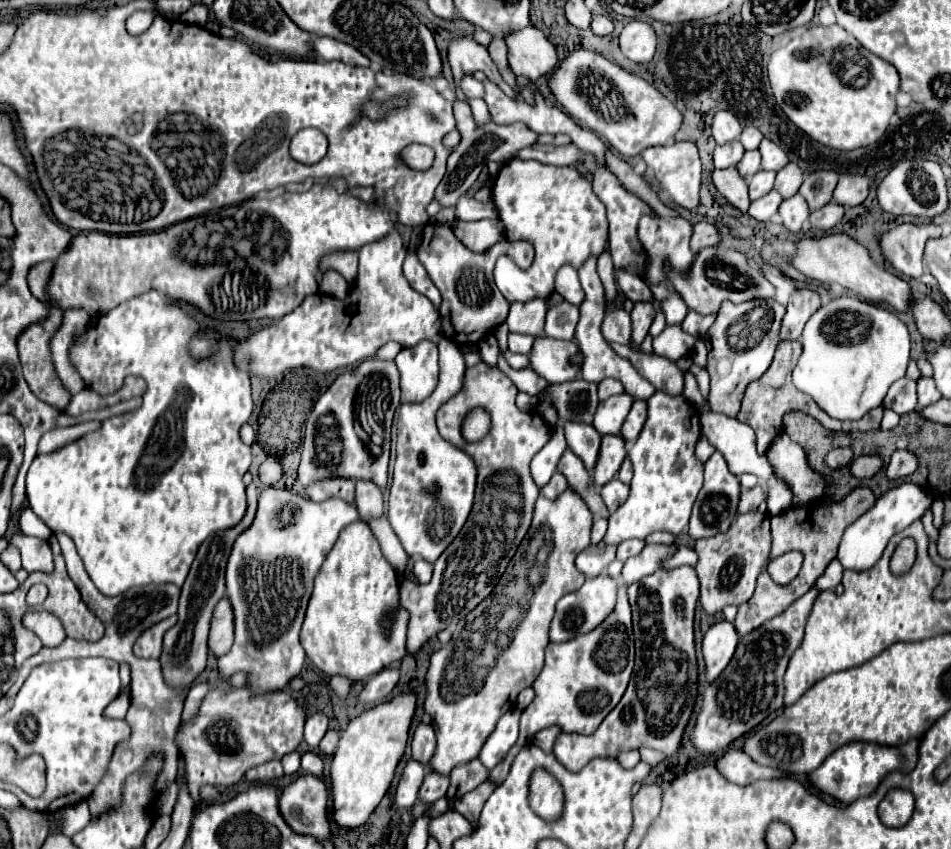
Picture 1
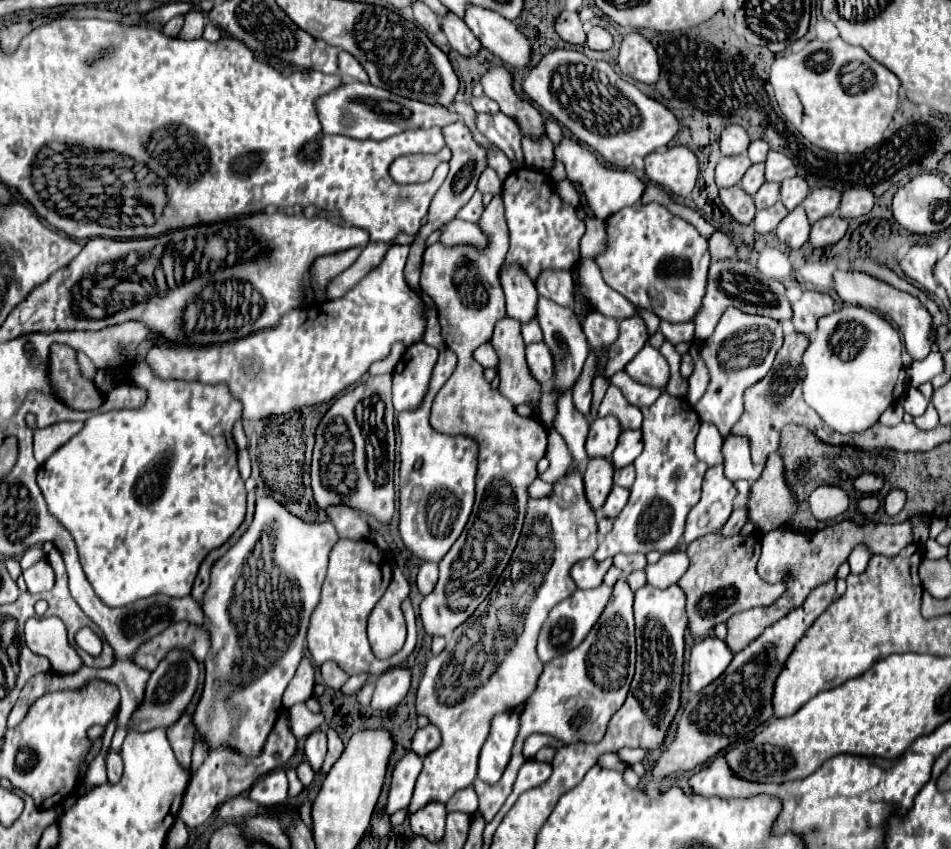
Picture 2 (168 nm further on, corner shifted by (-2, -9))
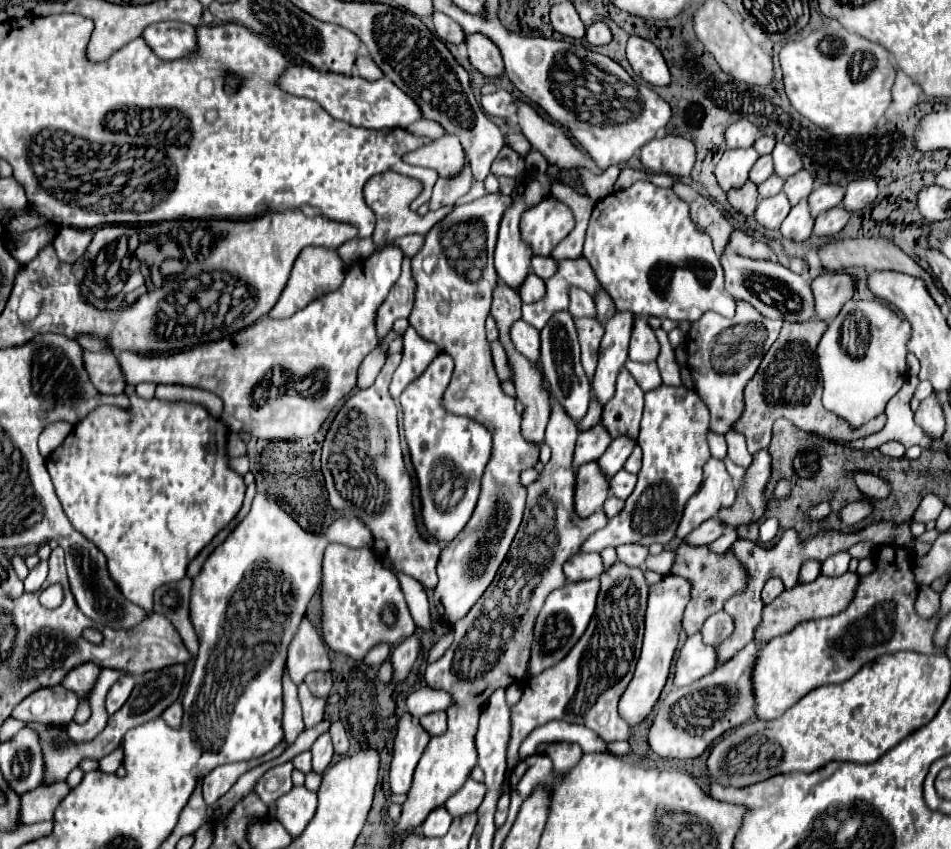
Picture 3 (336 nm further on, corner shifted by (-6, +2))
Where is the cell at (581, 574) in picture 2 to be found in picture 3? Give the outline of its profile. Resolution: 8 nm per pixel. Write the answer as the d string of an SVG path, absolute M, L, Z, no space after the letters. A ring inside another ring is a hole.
M577 553L563 565L563 573L569 583L599 577L603 571L605 571L605 567L597 553L585 553L585 555Z

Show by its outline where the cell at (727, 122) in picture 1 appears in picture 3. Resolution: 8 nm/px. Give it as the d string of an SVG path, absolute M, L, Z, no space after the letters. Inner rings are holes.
M739 119L733 125L729 125L729 129L725 131L725 139L727 139L727 147L729 149L739 149L739 147L751 147L759 137L759 129L747 121L747 119Z

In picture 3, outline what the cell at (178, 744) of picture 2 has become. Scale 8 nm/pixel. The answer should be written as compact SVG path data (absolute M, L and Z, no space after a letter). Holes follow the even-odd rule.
M173 703L173 705L169 705L169 707L161 713L161 719L163 719L167 725L171 725L171 727L181 725L181 717L183 717L181 703Z

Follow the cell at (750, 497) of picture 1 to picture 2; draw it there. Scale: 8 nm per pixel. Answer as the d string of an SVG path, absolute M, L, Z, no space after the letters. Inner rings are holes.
M739 506L739 508L735 508L733 514L731 514L731 518L727 520L725 528L721 528L721 534L723 534L723 536L739 534L741 528L747 524L747 520L749 520L749 510L747 510L747 506Z

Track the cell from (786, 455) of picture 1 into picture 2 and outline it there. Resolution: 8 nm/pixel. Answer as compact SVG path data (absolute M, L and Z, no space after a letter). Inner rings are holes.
M779 452L769 456L765 470L751 486L749 494L749 520L763 534L781 528L793 520L799 506L785 478L785 464Z

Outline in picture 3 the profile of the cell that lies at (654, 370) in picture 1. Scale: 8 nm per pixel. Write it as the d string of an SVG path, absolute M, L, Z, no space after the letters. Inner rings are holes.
M635 315L633 333L629 341L629 359L649 363L657 359L657 353L659 353L659 345L655 339L655 331L649 327L645 317Z

